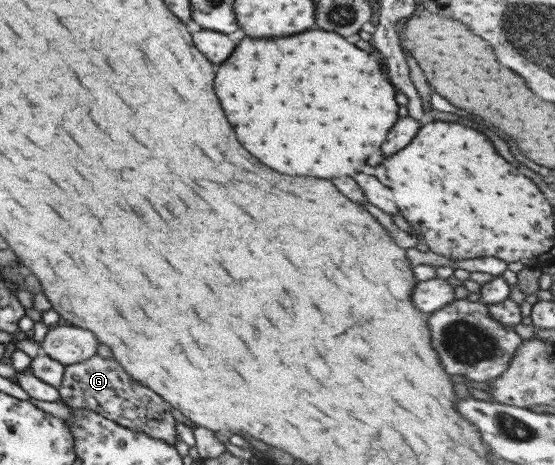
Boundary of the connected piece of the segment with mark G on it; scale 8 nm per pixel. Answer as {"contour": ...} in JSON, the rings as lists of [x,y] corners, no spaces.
{"contour":[[[94,355],[83,363],[68,365],[62,383],[57,388],[62,403],[72,409],[90,409],[122,427],[146,433],[154,439],[162,439],[168,445],[176,445],[177,420],[172,416],[172,406],[162,396],[126,373],[115,359]]]}

